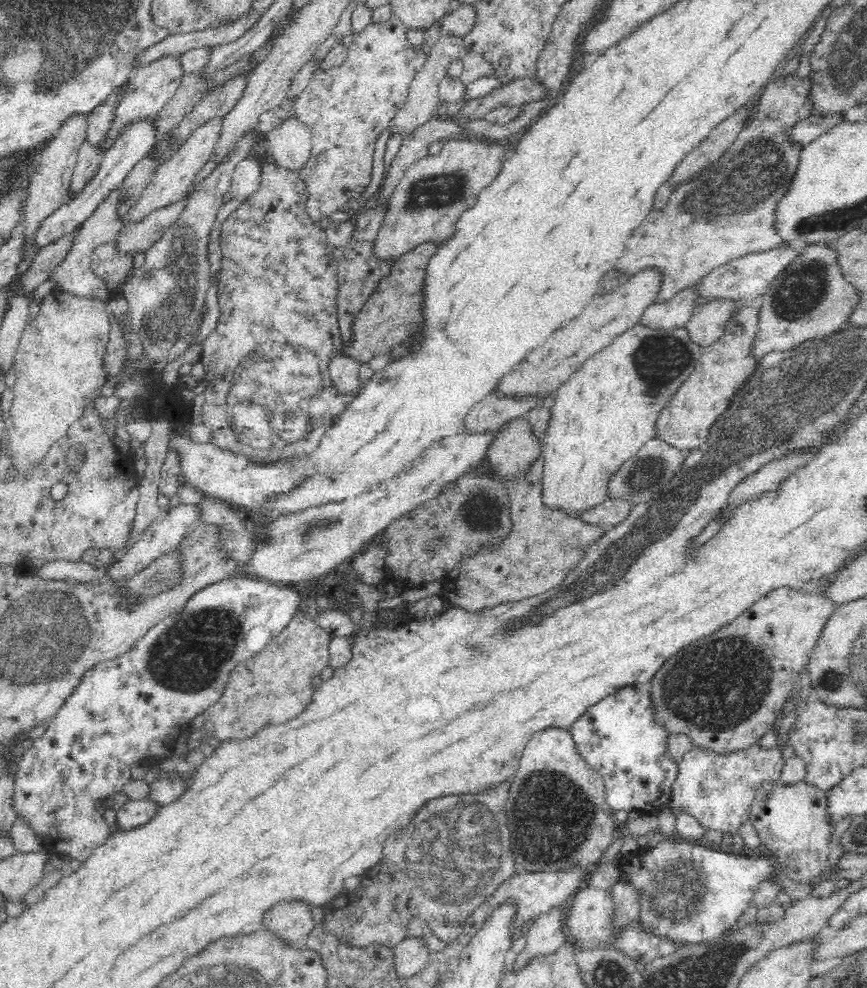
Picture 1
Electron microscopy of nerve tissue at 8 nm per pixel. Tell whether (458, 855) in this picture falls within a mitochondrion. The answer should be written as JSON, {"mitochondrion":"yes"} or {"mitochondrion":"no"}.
{"mitochondrion":"yes"}

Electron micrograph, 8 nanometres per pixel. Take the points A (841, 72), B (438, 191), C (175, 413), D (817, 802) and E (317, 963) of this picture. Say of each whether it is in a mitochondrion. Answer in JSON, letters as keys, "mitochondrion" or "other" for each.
{"A":"mitochondrion","B":"mitochondrion","C":"other","D":"other","E":"other"}

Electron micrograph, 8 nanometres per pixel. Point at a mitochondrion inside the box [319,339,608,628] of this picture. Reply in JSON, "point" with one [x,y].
{"point":[477,513]}

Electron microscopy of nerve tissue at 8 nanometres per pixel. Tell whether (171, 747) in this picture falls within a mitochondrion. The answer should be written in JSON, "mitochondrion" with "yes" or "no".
{"mitochondrion":"no"}

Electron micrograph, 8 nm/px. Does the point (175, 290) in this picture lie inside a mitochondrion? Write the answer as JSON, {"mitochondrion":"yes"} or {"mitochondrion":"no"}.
{"mitochondrion":"yes"}

